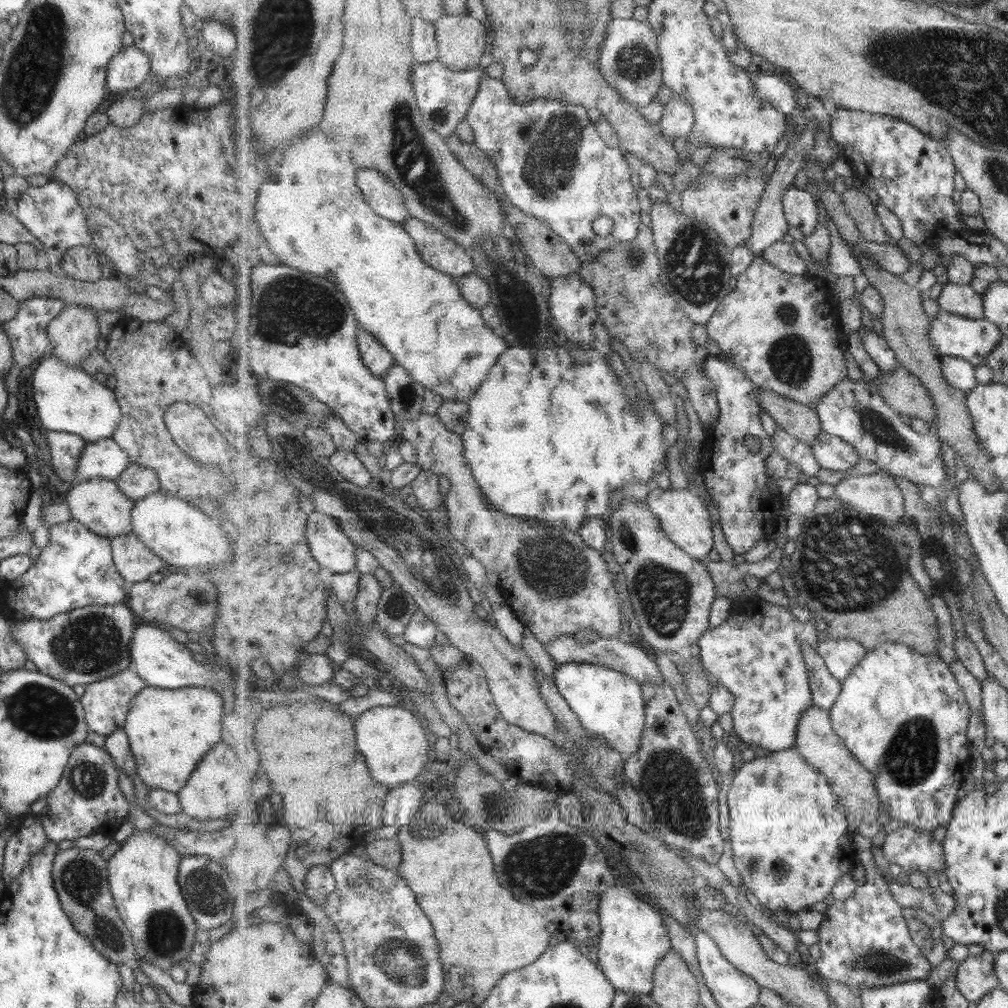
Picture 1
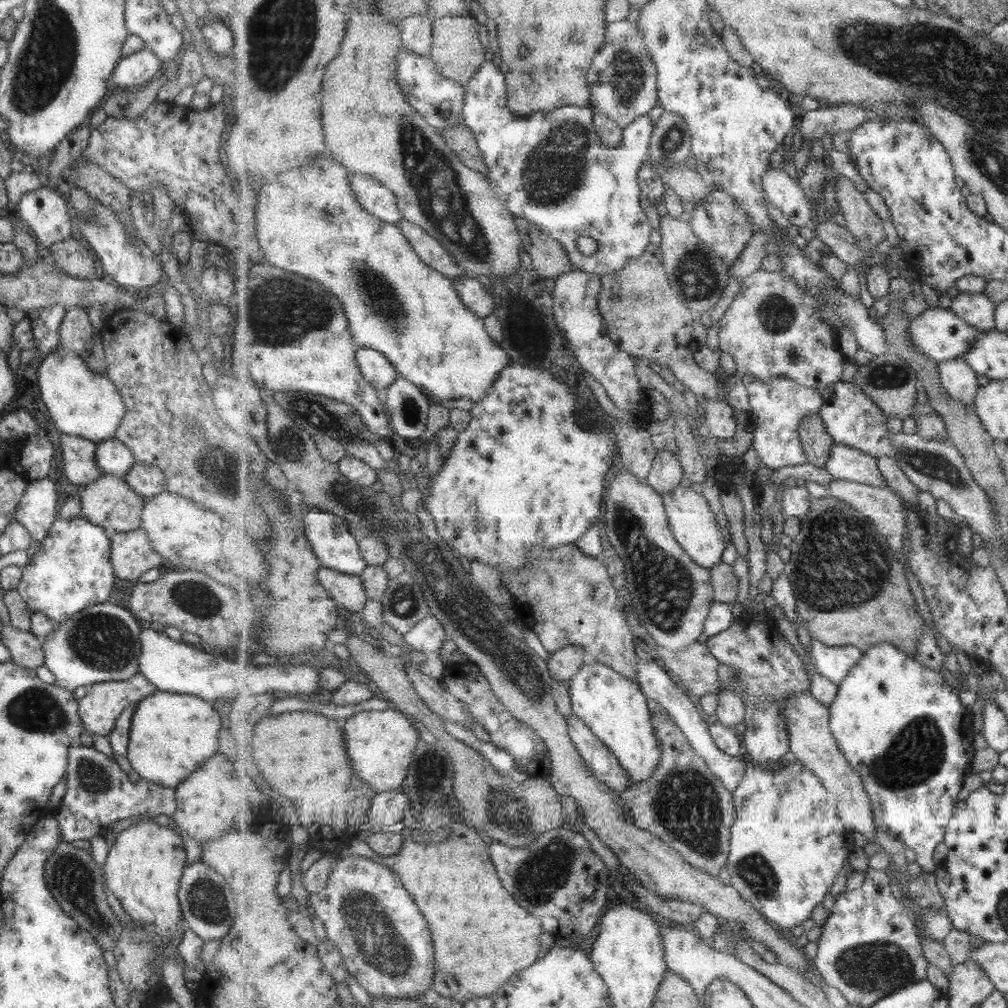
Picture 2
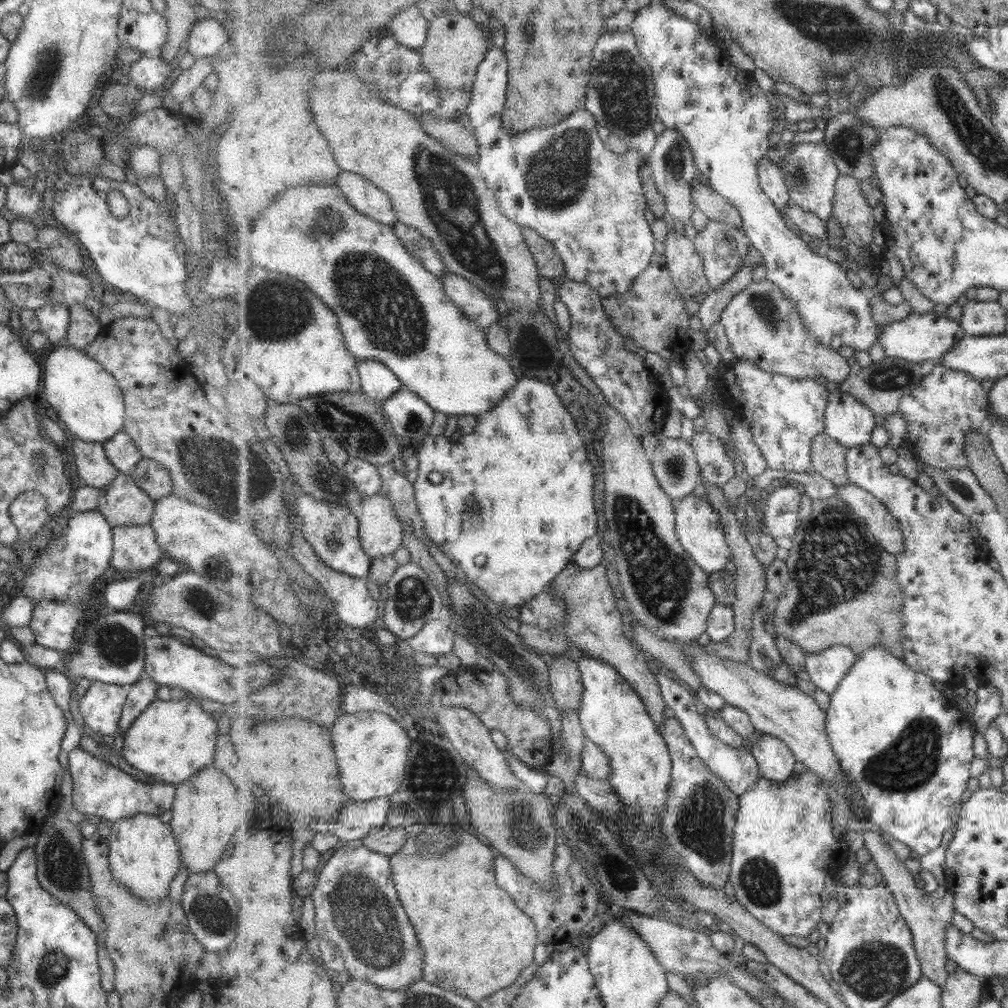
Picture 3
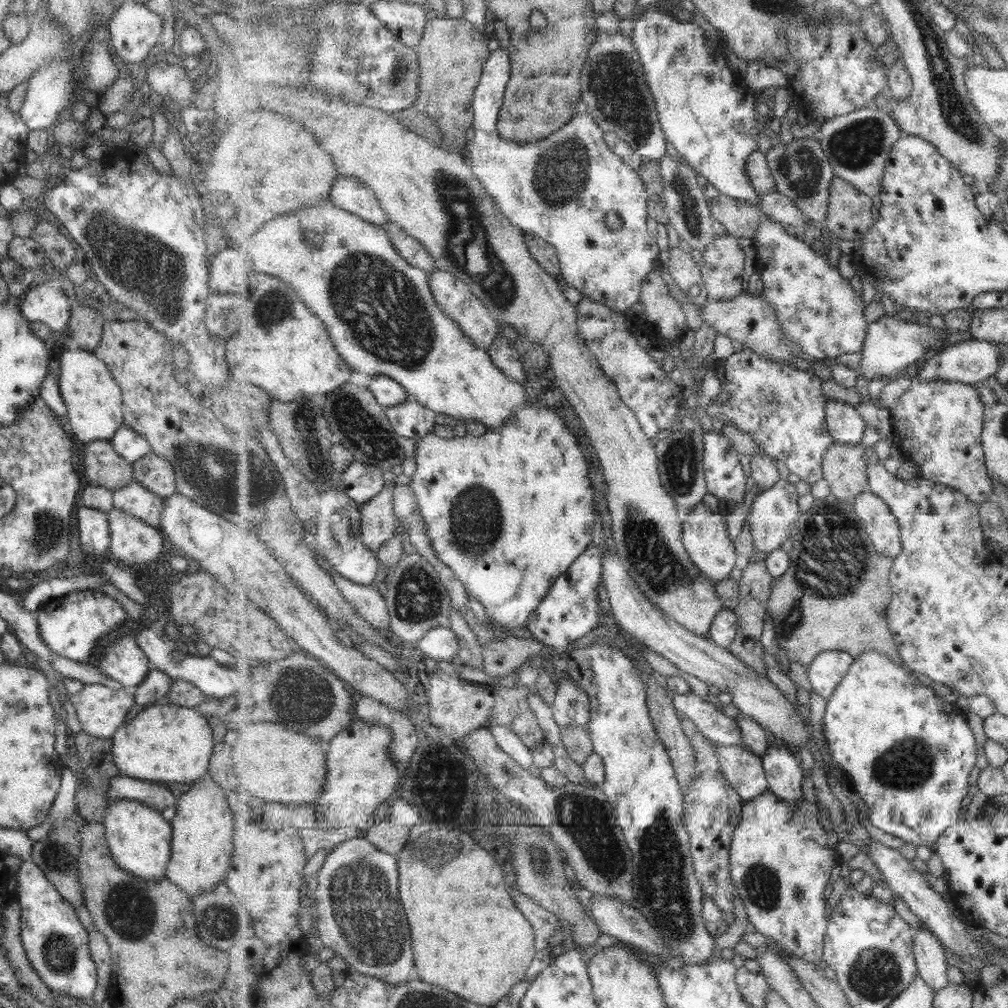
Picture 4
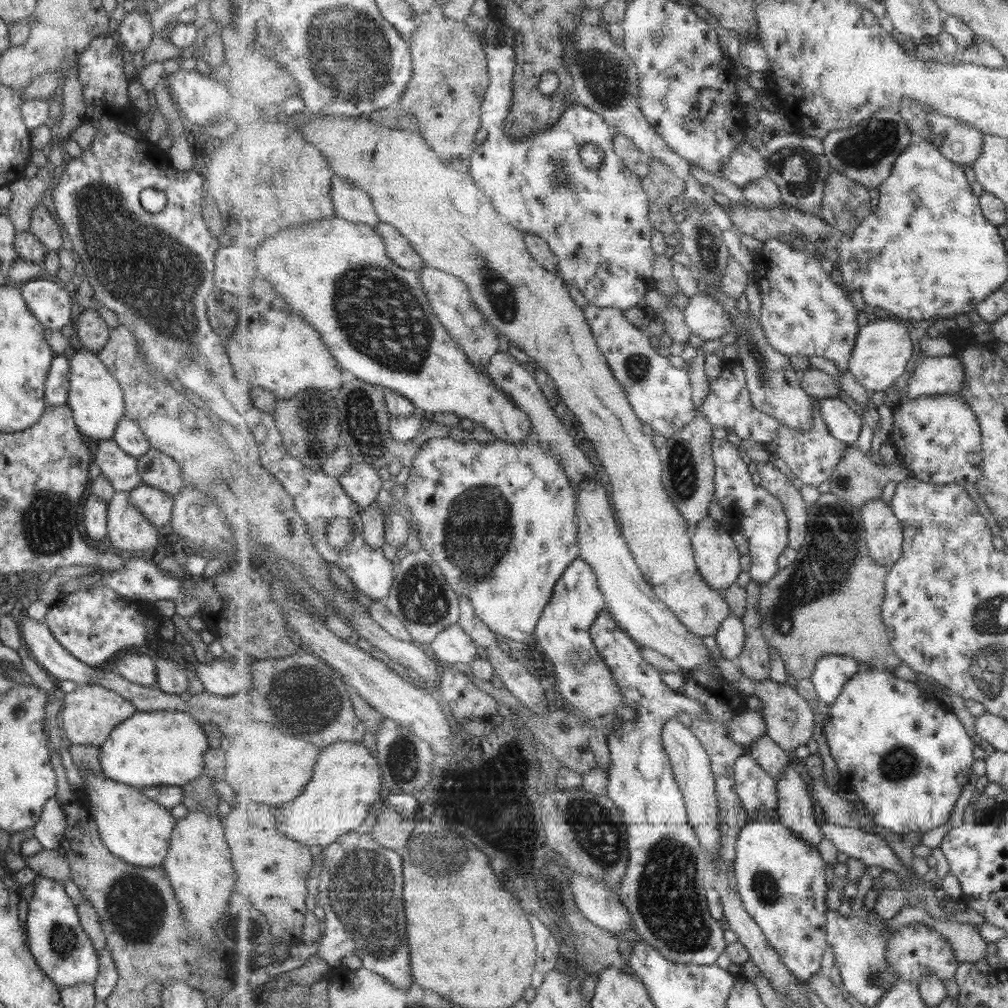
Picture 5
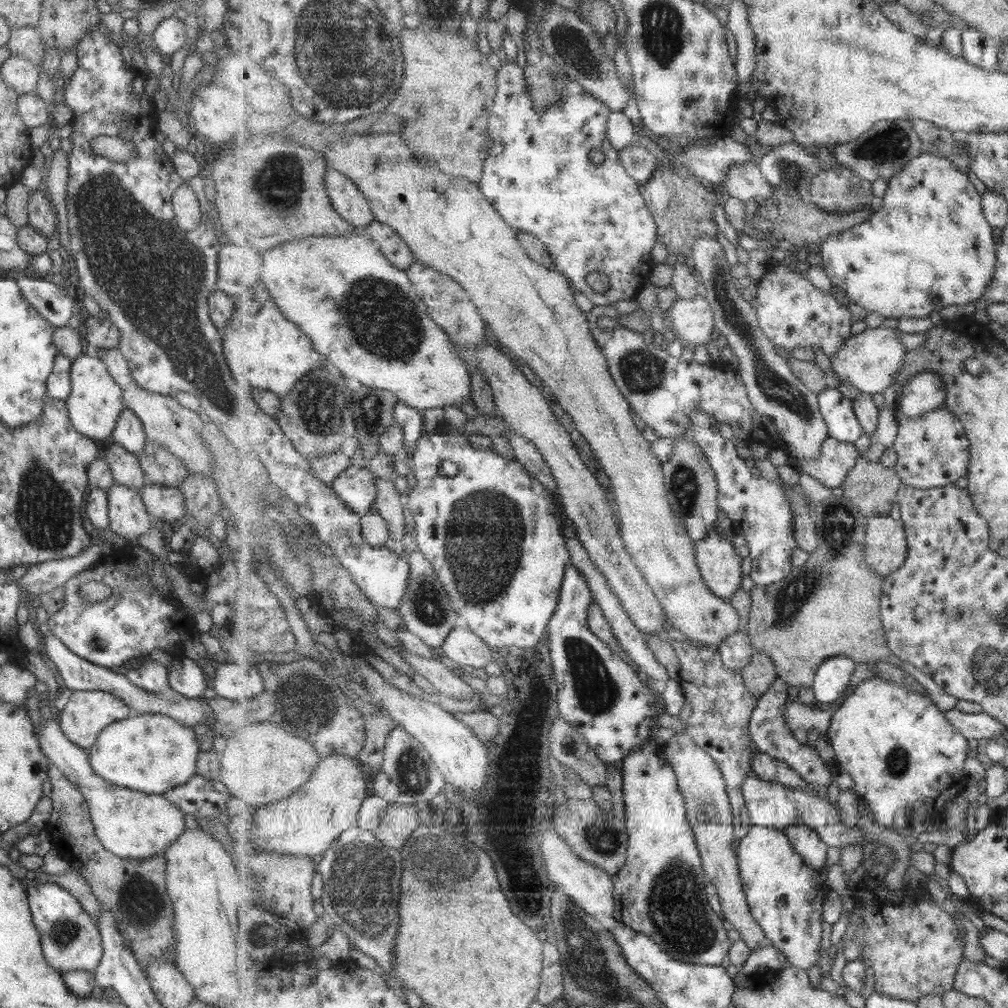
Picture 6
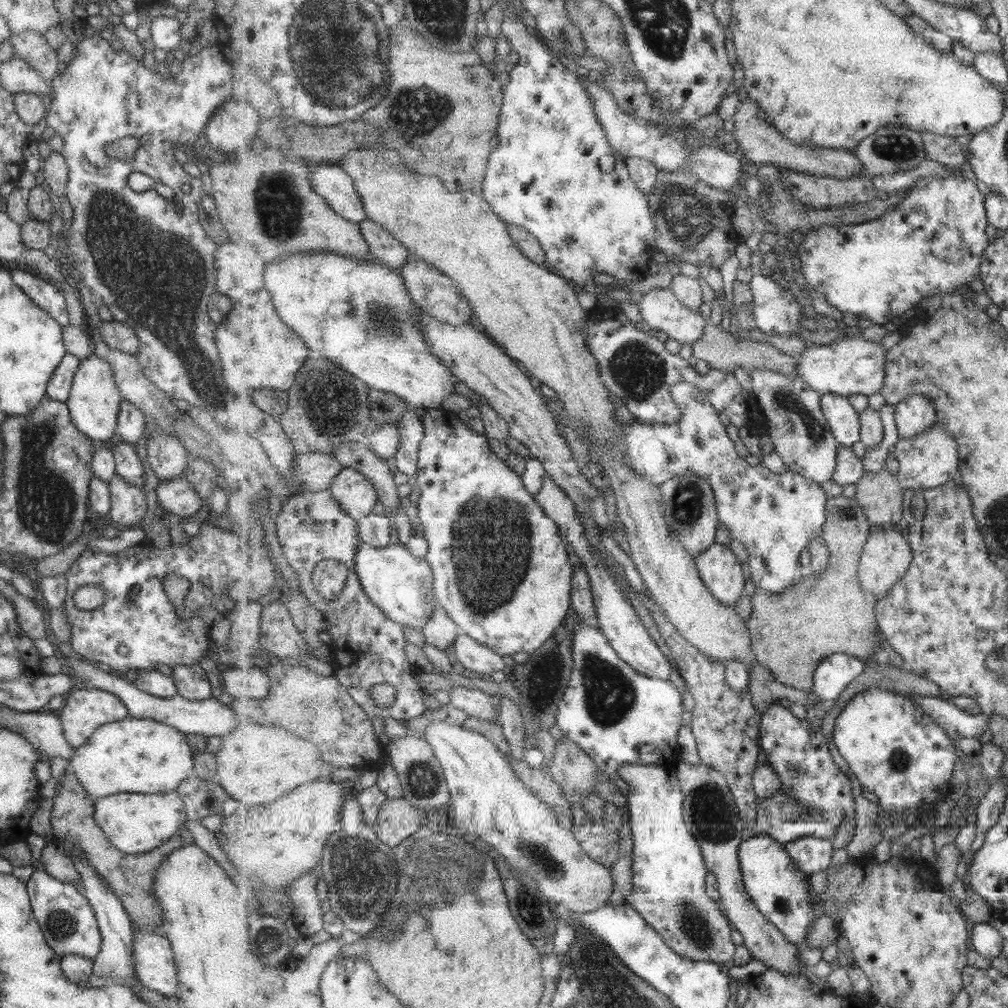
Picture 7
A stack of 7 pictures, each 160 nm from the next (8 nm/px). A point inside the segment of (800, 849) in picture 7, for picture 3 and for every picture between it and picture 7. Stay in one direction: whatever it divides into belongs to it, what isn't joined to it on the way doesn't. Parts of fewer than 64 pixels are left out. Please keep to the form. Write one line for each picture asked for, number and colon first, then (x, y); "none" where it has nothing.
3: (777, 761)
4: (785, 775)
5: (796, 812)
6: (808, 843)

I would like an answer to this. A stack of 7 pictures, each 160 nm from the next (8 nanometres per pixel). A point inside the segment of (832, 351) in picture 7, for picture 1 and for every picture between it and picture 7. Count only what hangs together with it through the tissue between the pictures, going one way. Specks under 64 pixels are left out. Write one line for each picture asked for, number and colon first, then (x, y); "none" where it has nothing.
1: (953, 335)
2: (940, 334)
3: (930, 336)
4: (891, 345)
5: (883, 349)
6: (870, 361)

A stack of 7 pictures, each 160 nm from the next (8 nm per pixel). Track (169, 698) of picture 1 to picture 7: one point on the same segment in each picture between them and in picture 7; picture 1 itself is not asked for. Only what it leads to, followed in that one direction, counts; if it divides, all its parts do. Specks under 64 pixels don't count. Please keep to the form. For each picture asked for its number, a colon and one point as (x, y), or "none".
2: (170, 735)
3: (170, 740)
4: (163, 742)
5: (163, 748)
6: (151, 753)
7: (142, 756)

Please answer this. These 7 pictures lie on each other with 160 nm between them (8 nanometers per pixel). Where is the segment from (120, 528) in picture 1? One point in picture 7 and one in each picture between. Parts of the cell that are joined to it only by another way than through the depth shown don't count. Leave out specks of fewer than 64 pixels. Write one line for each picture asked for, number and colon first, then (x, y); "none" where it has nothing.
2: (107, 502)
3: (121, 502)
4: (132, 498)
5: (155, 505)
6: (164, 504)
7: (175, 498)

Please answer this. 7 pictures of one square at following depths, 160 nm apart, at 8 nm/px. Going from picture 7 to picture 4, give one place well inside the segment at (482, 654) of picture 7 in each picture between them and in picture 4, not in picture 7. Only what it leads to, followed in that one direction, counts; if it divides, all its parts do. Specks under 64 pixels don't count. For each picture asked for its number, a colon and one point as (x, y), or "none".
4: (440, 644)
5: (453, 645)
6: (463, 646)

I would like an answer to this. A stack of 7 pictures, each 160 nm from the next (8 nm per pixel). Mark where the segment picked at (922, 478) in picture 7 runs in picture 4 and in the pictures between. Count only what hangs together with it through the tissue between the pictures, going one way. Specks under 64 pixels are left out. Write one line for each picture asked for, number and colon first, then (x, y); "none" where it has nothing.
4: (939, 424)
5: (940, 438)
6: (933, 450)

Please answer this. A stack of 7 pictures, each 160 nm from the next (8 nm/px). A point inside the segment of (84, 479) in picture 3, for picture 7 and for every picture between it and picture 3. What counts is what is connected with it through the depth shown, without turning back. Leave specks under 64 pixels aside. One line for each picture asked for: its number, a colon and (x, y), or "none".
4: (102, 468)
5: (117, 468)
6: (124, 467)
7: (127, 465)

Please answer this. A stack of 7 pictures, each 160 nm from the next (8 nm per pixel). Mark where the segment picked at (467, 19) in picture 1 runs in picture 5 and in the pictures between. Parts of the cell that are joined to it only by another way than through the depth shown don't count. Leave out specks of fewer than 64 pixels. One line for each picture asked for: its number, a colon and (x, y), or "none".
2: (458, 52)
3: (456, 46)
4: (452, 52)
5: (451, 71)

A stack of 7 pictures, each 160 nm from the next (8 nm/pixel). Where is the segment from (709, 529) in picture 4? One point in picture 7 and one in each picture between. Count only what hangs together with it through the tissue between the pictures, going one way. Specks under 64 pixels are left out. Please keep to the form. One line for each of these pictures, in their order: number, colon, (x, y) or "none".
5: (719, 561)
6: (720, 565)
7: (721, 571)

